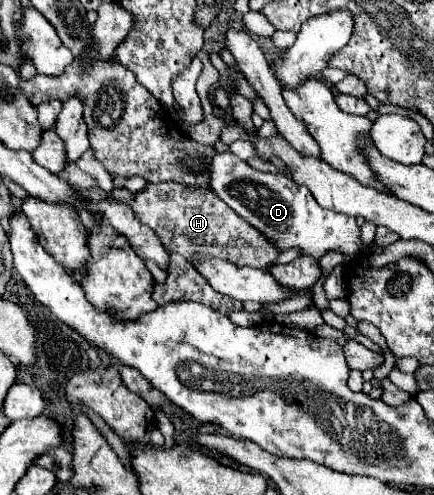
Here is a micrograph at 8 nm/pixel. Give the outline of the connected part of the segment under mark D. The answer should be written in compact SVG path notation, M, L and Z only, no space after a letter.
M216 154L212 160L210 190L282 250L298 246L304 254L314 258L322 258L328 250L340 250L348 256L354 256L360 250L360 228L356 226L356 220L352 216L322 208L306 186L296 184L282 172L262 172L244 160L238 164L234 156Z

